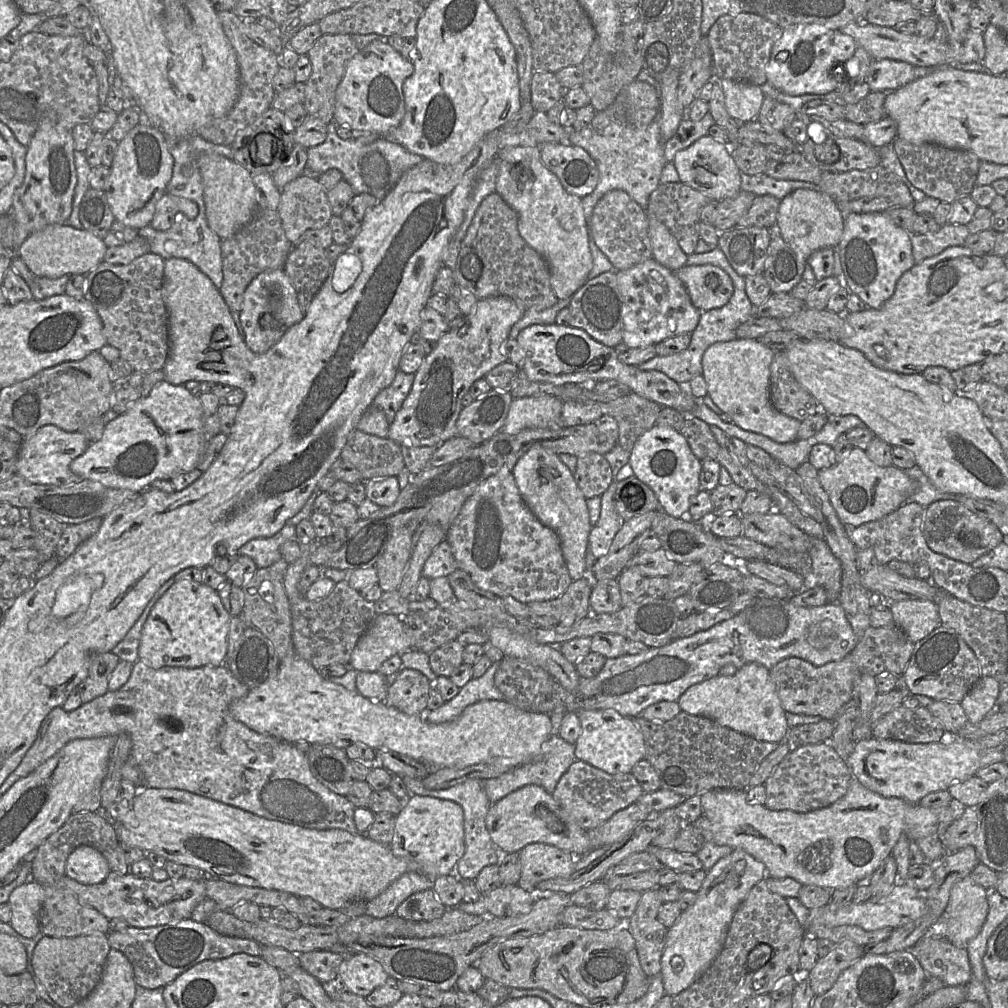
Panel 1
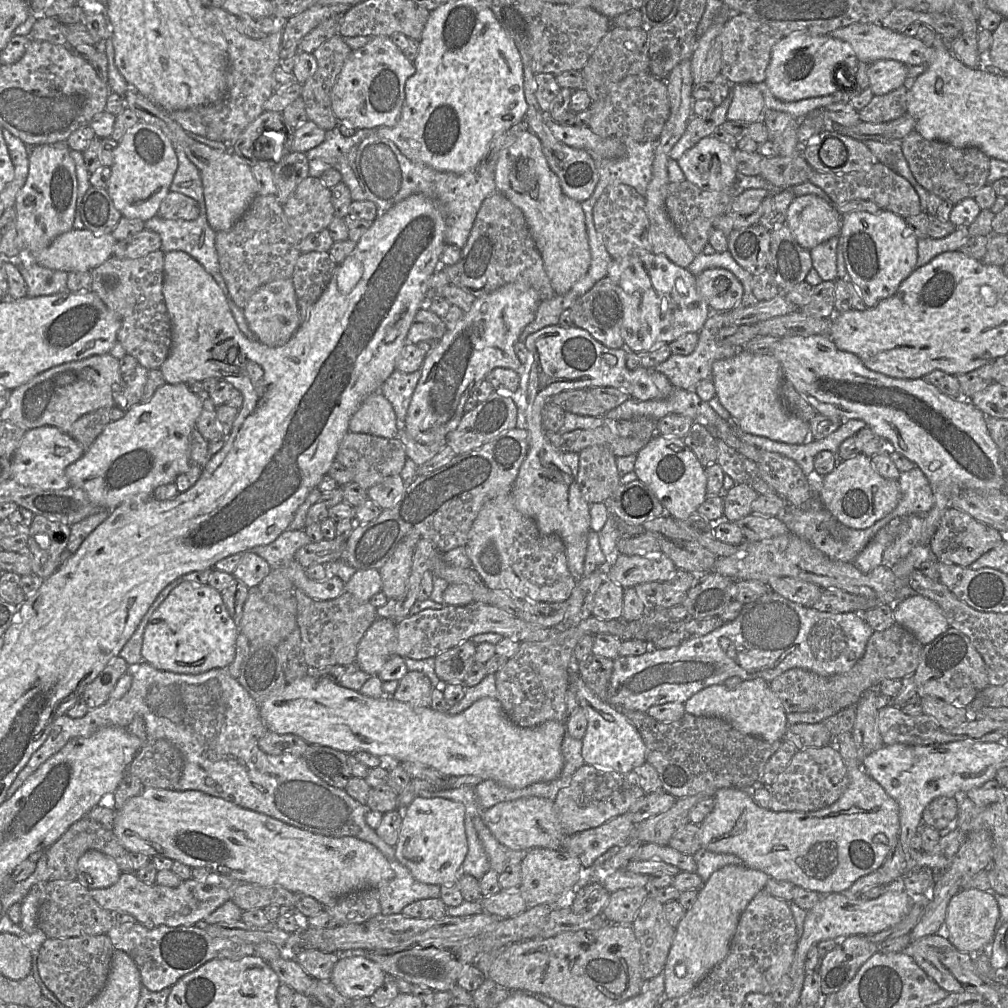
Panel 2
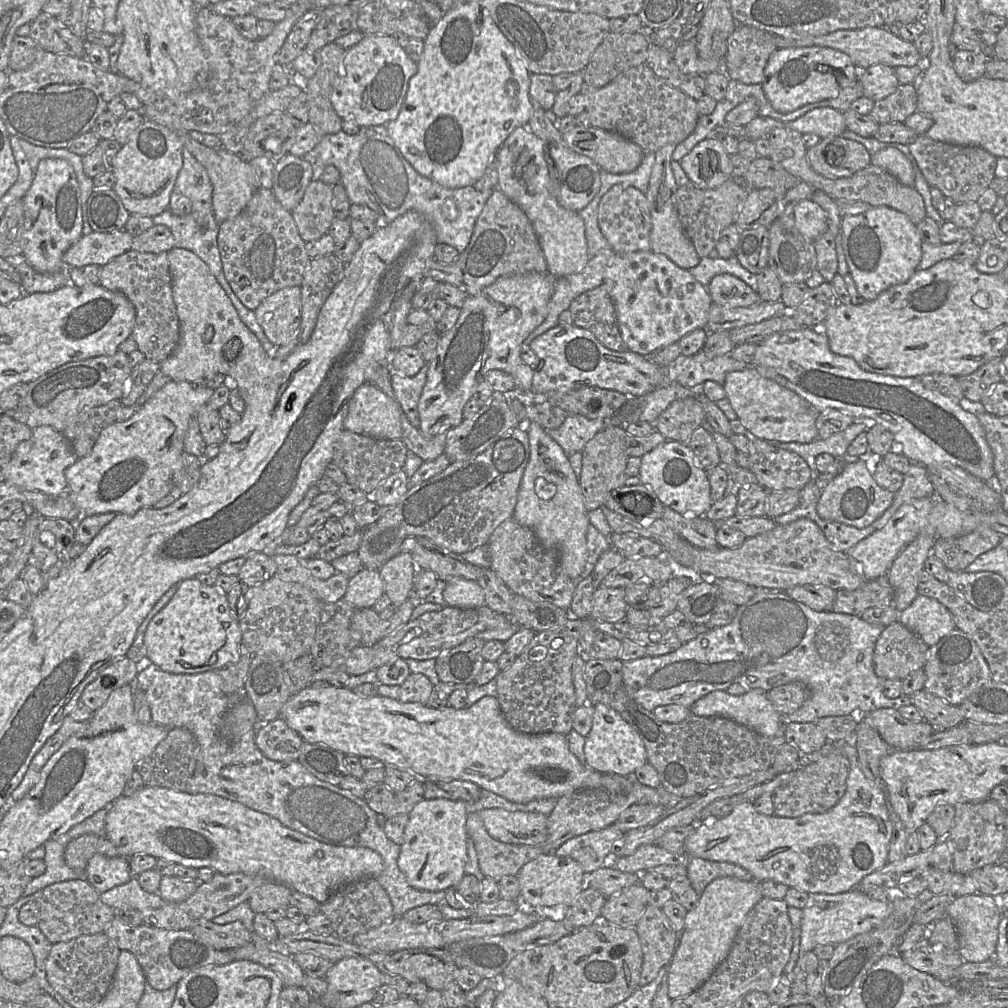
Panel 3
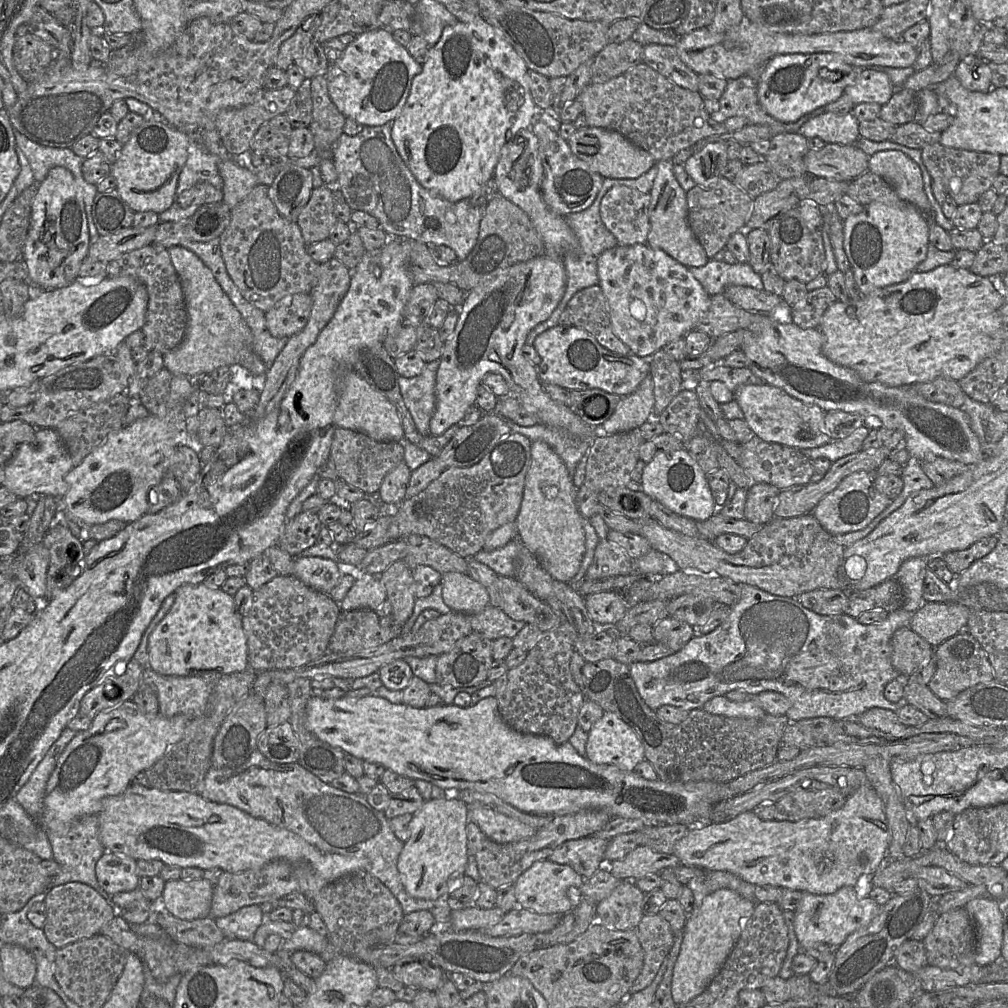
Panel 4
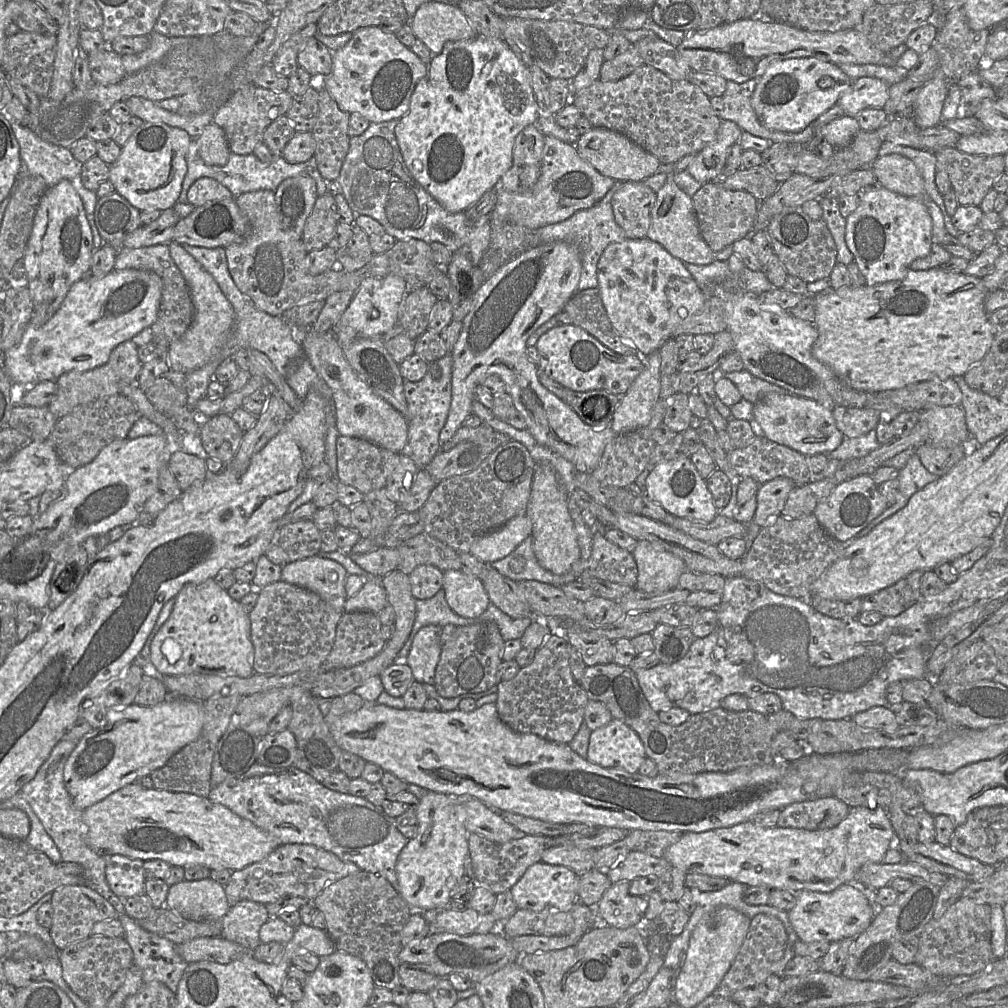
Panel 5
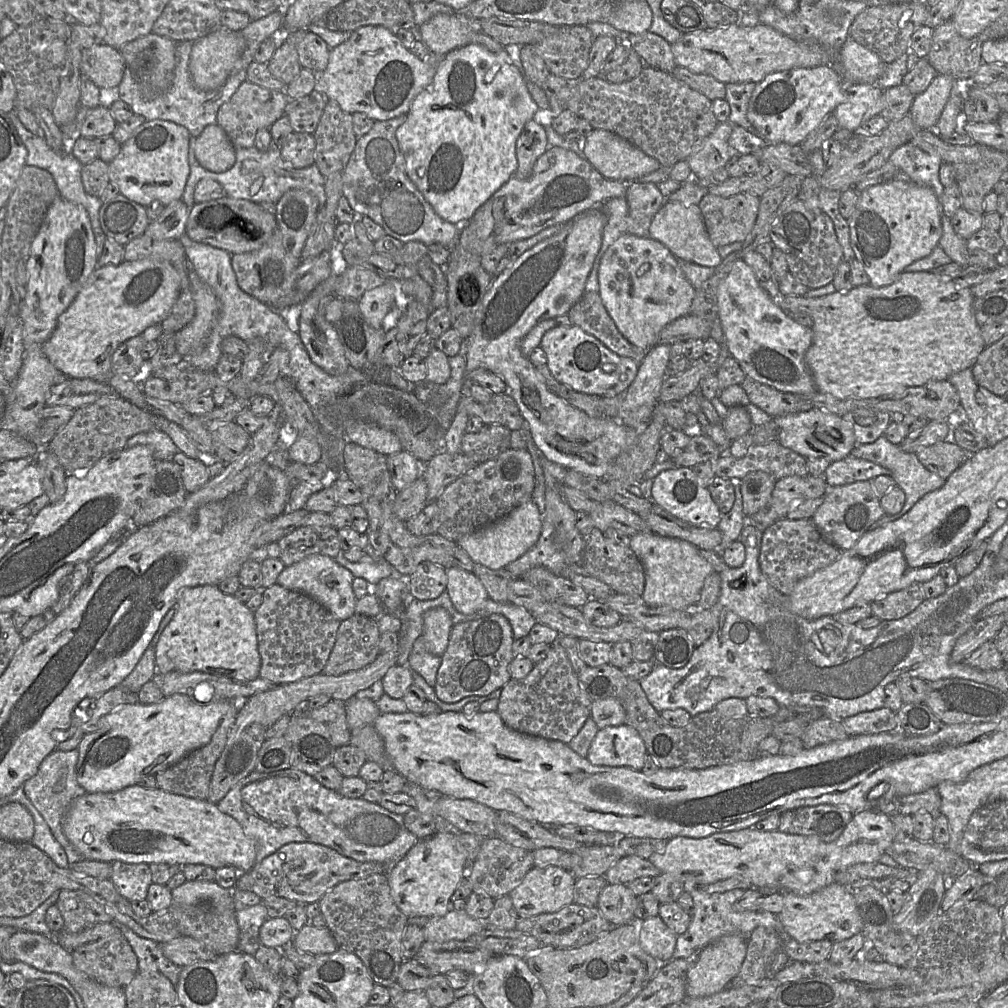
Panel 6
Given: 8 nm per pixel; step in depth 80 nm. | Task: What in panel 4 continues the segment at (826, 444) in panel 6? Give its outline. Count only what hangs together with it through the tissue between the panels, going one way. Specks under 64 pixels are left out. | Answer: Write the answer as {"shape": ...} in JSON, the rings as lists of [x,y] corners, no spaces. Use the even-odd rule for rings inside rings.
{"shape":[[[748,384],[742,385],[734,392],[734,399],[738,402],[744,413],[744,420],[751,430],[759,438],[766,442],[779,443],[796,449],[815,448],[829,443],[831,439],[825,433],[824,416],[825,411],[819,406],[807,404],[791,395],[786,391],[776,386],[763,384]]]}

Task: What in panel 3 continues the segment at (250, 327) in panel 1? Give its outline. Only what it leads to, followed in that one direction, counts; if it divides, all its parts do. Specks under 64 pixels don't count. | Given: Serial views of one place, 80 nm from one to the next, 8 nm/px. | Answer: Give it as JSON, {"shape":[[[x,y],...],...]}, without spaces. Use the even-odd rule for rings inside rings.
{"shape":[[[292,286],[265,298],[254,310],[256,320],[276,347],[289,343],[301,324],[301,289]]]}

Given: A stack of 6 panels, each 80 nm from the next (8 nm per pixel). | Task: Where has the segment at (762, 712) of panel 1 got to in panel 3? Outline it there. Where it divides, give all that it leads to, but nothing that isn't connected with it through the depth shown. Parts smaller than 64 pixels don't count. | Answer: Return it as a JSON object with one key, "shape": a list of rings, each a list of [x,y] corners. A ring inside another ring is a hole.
{"shape":[[[759,688],[747,690],[742,695],[732,695],[726,690],[714,690],[696,700],[690,706],[690,712],[702,716],[722,716],[730,718],[753,731],[771,737],[783,726],[783,716],[777,712],[767,697],[767,691]]]}

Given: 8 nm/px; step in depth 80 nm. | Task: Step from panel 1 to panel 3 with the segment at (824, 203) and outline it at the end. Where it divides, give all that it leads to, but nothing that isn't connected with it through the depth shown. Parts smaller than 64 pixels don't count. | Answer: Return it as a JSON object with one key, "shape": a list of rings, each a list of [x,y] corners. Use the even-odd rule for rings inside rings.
{"shape":[[[813,200],[799,201],[793,209],[795,225],[801,235],[815,241],[827,229],[827,215]]]}

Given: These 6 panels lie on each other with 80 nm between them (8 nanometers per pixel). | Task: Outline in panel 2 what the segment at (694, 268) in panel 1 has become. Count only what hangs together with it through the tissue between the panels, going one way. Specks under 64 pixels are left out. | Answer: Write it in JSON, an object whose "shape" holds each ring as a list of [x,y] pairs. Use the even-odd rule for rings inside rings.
{"shape":[[[707,269],[695,277],[698,291],[711,311],[728,311],[741,302],[744,287],[729,270]]]}

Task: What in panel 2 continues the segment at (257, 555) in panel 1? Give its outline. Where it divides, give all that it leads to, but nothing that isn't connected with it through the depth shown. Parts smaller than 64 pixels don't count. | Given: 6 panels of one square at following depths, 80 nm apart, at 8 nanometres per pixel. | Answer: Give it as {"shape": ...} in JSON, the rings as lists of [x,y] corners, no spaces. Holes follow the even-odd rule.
{"shape":[[[287,529],[268,545],[257,546],[251,551],[265,559],[271,568],[284,566],[294,560],[295,553],[311,541],[304,530]]]}

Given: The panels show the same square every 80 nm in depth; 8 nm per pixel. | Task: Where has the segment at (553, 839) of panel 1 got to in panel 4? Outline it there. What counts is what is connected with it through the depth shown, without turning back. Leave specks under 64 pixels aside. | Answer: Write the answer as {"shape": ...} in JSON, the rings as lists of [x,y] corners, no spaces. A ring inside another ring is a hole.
{"shape":[[[469,806],[468,821],[474,822],[489,839],[500,844],[517,842],[522,839],[529,838],[537,832],[537,830],[534,828],[513,817],[504,815],[500,812],[494,811],[490,808],[485,808],[483,806]]]}

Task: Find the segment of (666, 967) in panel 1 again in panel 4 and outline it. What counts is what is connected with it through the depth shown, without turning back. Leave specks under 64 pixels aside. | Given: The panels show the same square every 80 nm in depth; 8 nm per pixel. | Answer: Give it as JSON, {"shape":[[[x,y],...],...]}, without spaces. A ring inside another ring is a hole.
{"shape":[[[722,888],[722,889],[718,889],[718,890],[714,891],[713,893],[707,895],[703,899],[700,908],[695,911],[695,898],[694,898],[694,908],[693,908],[692,913],[687,916],[687,920],[686,920],[686,923],[685,923],[685,926],[684,926],[684,929],[683,929],[683,942],[682,942],[681,949],[680,949],[679,955],[677,957],[677,960],[675,962],[674,969],[673,969],[671,991],[672,991],[673,1000],[676,1003],[676,1005],[689,1002],[690,1000],[692,1000],[696,996],[700,995],[707,988],[707,986],[710,984],[712,979],[720,971],[724,962],[726,961],[729,954],[733,950],[737,940],[739,939],[739,937],[741,935],[742,930],[744,929],[747,921],[749,920],[749,918],[751,917],[751,915],[754,912],[754,909],[755,909],[755,906],[756,906],[755,903],[756,902],[754,902],[754,901],[750,901],[750,900],[747,900],[747,899],[743,898],[741,895],[739,895],[734,890]]]}

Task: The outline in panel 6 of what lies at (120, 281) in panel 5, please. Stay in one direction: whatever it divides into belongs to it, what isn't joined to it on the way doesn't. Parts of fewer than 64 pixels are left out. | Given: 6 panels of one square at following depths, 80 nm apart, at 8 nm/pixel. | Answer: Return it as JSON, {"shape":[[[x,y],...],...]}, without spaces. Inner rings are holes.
{"shape":[[[142,259],[123,261],[117,266],[97,267],[70,306],[61,314],[50,338],[42,350],[51,364],[68,378],[92,379],[99,383],[110,382],[111,358],[125,341],[136,337],[153,325],[160,324],[170,313],[180,290],[180,276],[165,261]]]}

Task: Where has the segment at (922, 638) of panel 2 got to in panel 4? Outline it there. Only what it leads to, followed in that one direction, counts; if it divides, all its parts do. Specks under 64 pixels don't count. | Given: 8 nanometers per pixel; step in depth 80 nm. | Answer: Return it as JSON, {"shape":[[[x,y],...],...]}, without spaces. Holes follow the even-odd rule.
{"shape":[[[924,602],[913,614],[909,628],[936,648],[966,629],[971,609],[963,604]]]}

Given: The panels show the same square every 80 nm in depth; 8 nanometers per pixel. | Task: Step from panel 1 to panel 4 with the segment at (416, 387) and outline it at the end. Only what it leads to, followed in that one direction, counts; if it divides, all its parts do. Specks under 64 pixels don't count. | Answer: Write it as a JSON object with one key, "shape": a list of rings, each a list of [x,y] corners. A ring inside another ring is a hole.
{"shape":[[[542,254],[525,262],[514,264],[501,273],[466,293],[458,309],[458,321],[452,335],[444,342],[436,374],[436,406],[430,420],[429,433],[439,436],[451,426],[460,423],[467,409],[475,404],[476,389],[488,373],[503,376],[510,389],[523,407],[537,416],[540,423],[558,428],[574,438],[593,439],[595,429],[586,424],[568,406],[554,401],[544,391],[537,375],[536,366],[528,361],[522,352],[529,332],[539,323],[547,320],[562,299],[566,288],[566,271],[562,261],[551,259]]]}

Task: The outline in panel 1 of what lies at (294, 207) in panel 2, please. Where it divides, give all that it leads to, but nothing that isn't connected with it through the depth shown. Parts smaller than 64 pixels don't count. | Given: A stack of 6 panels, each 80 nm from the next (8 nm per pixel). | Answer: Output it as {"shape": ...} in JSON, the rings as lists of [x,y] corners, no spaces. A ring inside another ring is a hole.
{"shape":[[[301,175],[281,190],[278,207],[287,239],[297,244],[303,234],[329,224],[333,216],[327,191],[313,176]]]}

